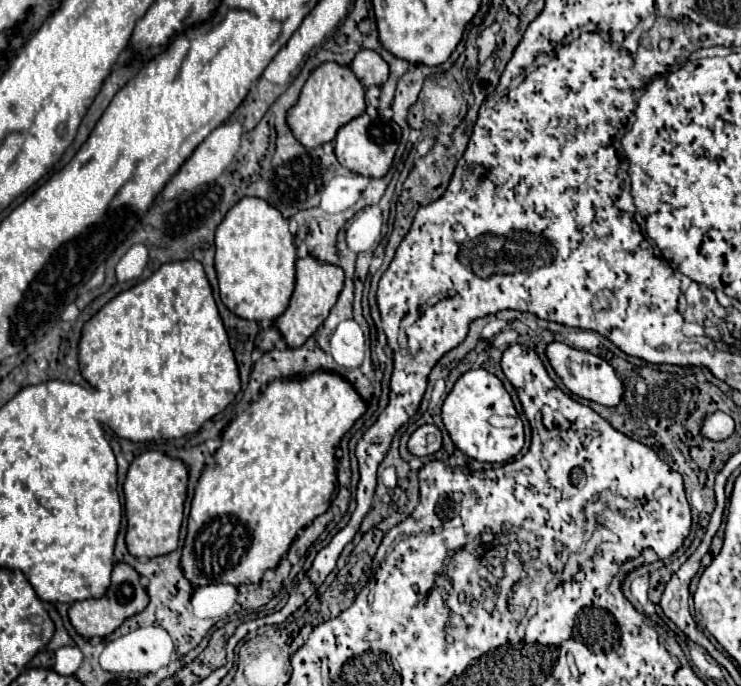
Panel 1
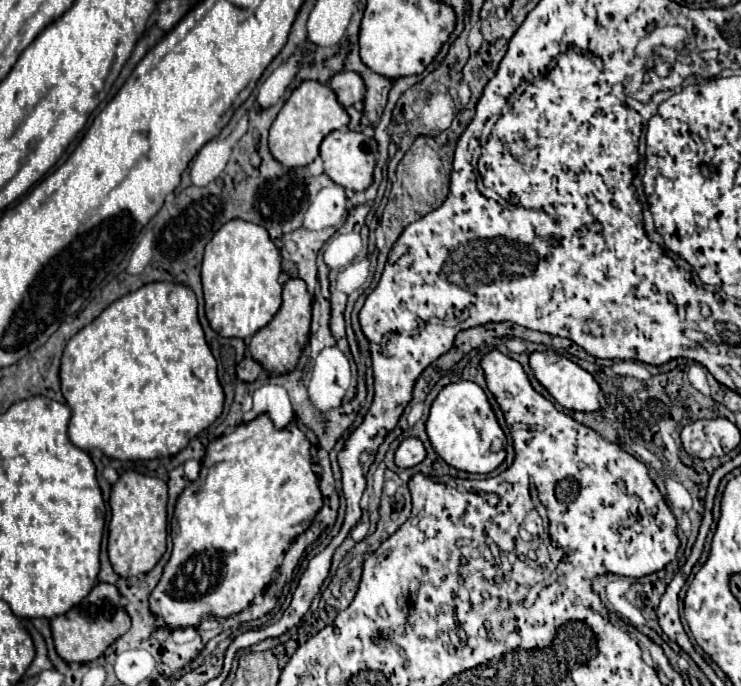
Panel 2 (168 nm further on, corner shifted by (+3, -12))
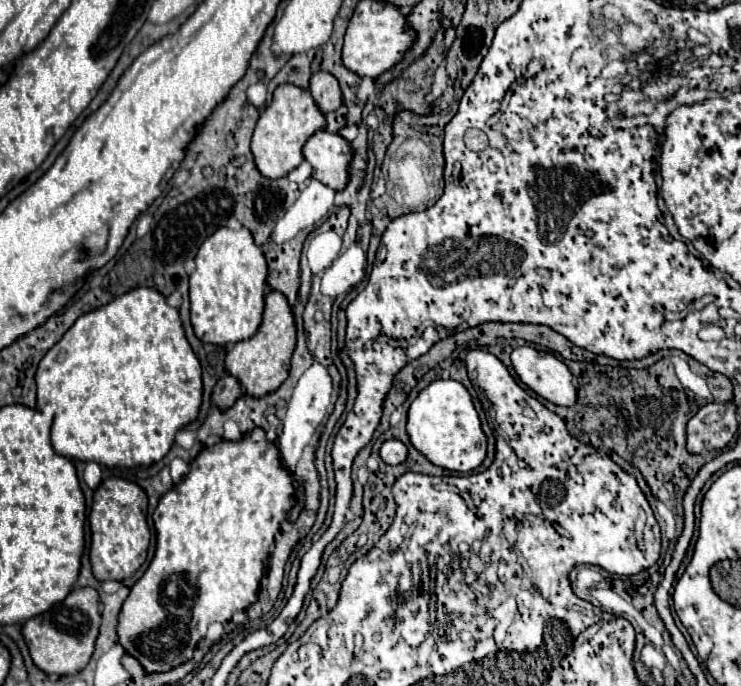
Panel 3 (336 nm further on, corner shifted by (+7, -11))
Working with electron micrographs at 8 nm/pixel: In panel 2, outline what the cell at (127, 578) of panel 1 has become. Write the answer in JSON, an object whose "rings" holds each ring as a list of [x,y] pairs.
{"rings":[[[104,582],[96,584],[90,590],[90,594],[80,604],[70,608],[66,614],[50,620],[50,630],[52,630],[56,652],[68,664],[70,662],[86,664],[86,662],[100,658],[104,654],[104,650],[116,638],[120,638],[128,628],[130,628],[130,620],[120,602],[120,592],[116,590],[116,586],[104,584]]]}

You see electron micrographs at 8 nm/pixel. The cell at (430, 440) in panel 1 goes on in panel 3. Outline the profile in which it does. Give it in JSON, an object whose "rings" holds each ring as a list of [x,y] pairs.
{"rings":[[[398,439],[384,441],[384,445],[380,447],[380,457],[388,465],[400,465],[408,457],[408,447],[402,441],[398,441]]]}

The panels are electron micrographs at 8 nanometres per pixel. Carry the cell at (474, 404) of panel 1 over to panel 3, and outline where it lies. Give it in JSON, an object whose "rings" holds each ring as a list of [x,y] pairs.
{"rings":[[[438,379],[432,381],[408,409],[408,435],[412,445],[426,455],[434,465],[448,471],[470,473],[486,459],[486,435],[480,417],[474,409],[468,389],[460,381]]]}

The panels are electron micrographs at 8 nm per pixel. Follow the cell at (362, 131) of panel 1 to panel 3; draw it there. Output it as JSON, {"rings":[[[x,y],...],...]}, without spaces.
{"rings":[[[318,131],[314,133],[306,145],[304,145],[304,159],[310,161],[314,173],[312,177],[318,179],[320,183],[332,187],[334,191],[342,191],[348,185],[348,171],[350,171],[350,163],[354,157],[354,149],[350,145],[350,141],[346,141],[342,135],[338,133],[328,133],[328,131]]]}

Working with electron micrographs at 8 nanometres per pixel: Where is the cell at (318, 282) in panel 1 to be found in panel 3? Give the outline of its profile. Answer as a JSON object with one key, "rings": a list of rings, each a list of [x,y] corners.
{"rings":[[[270,291],[266,295],[266,309],[258,333],[246,341],[232,345],[232,349],[226,355],[226,371],[238,377],[248,395],[262,397],[278,389],[282,381],[288,377],[294,349],[296,349],[296,321],[292,307],[288,299],[280,295],[280,291]]]}

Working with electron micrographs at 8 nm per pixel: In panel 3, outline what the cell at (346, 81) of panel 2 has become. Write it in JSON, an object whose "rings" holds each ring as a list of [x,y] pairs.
{"rings":[[[318,71],[310,79],[310,93],[316,101],[316,105],[322,109],[322,113],[330,113],[342,107],[342,89],[340,83],[336,83],[334,75],[328,75],[326,71]]]}

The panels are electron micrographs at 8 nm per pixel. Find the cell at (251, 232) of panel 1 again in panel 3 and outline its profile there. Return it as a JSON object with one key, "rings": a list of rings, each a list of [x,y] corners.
{"rings":[[[220,227],[200,245],[194,263],[196,269],[190,275],[190,319],[198,339],[216,345],[250,339],[264,317],[268,277],[266,257],[254,243],[252,233],[246,227],[238,231]]]}

